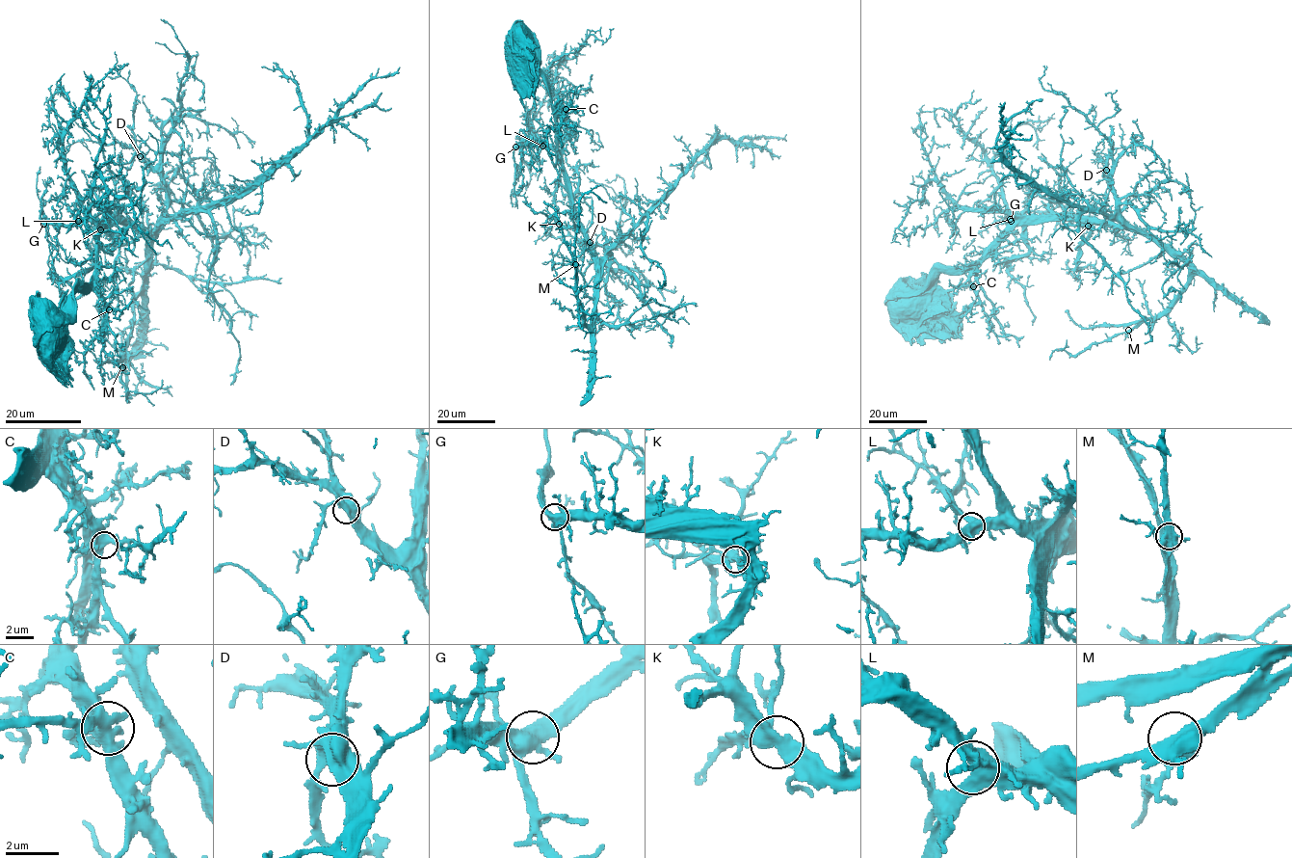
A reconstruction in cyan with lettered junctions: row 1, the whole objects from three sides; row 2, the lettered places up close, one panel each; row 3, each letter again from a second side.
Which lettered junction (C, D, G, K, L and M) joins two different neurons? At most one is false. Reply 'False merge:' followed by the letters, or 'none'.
False merge: none

